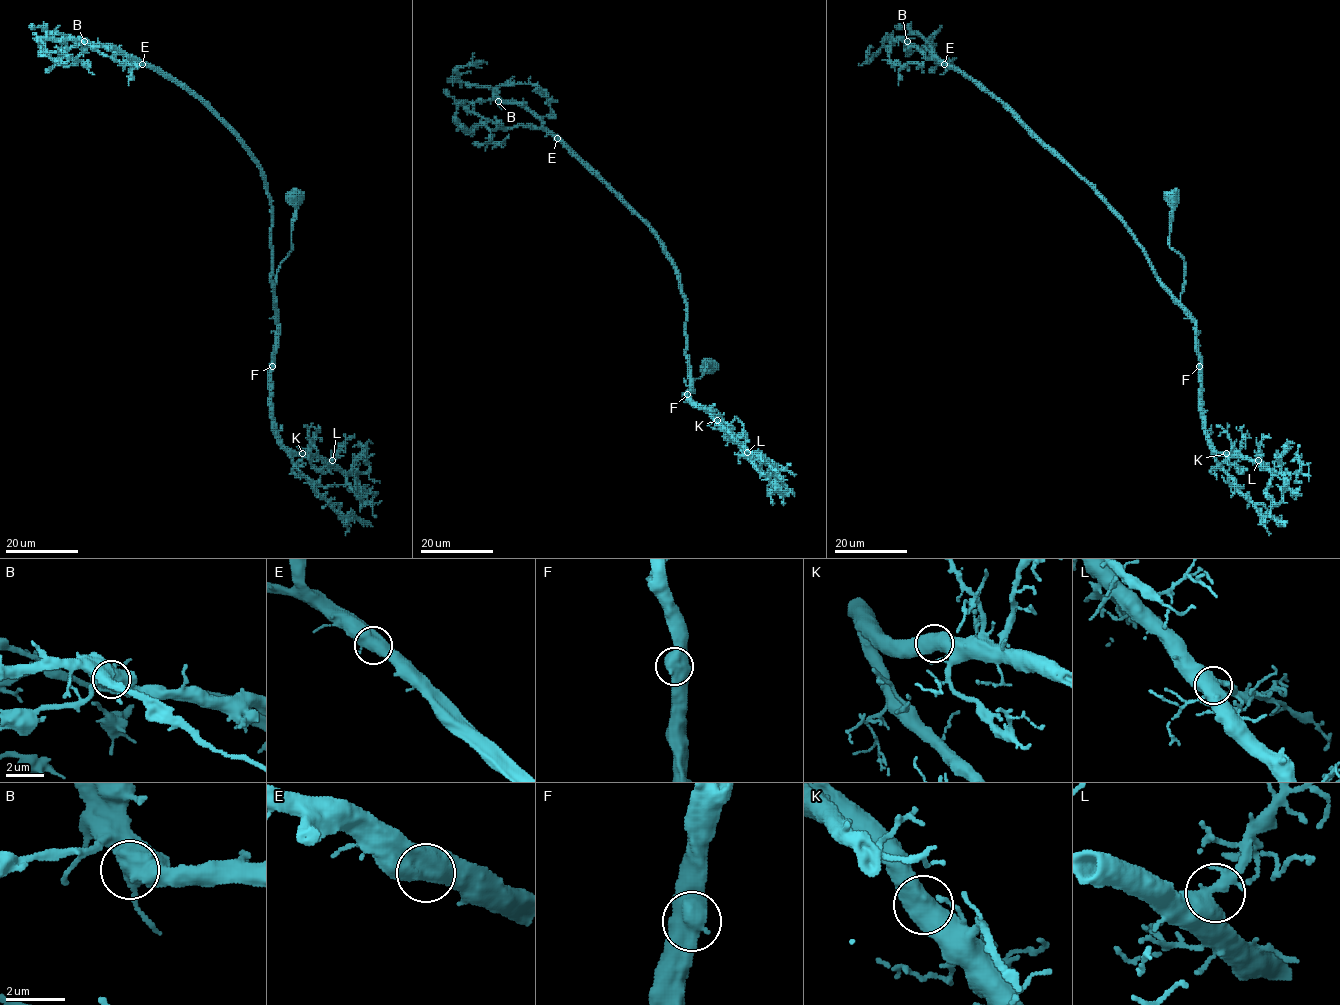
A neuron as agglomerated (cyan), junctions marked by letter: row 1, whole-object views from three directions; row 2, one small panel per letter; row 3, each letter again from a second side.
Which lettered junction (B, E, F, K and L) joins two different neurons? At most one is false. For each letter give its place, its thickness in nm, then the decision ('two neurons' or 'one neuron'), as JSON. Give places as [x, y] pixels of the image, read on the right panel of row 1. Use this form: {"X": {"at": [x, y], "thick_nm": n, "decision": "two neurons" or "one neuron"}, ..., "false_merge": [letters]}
{"B": {"at": [907, 41], "thick_nm": 650, "decision": "one neuron"}, "E": {"at": [944, 64], "thick_nm": 650, "decision": "one neuron"}, "F": {"at": [1199, 366], "thick_nm": 700, "decision": "one neuron"}, "K": {"at": [1226, 453], "thick_nm": 550, "decision": "one neuron"}, "L": {"at": [1258, 460], "thick_nm": 480, "decision": "one neuron"}, "false_merge": []}

